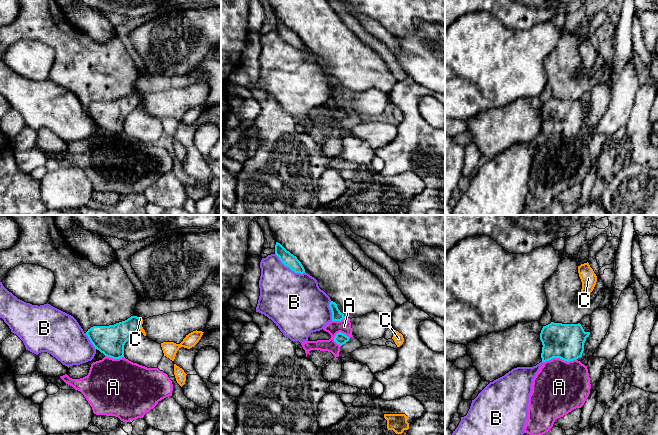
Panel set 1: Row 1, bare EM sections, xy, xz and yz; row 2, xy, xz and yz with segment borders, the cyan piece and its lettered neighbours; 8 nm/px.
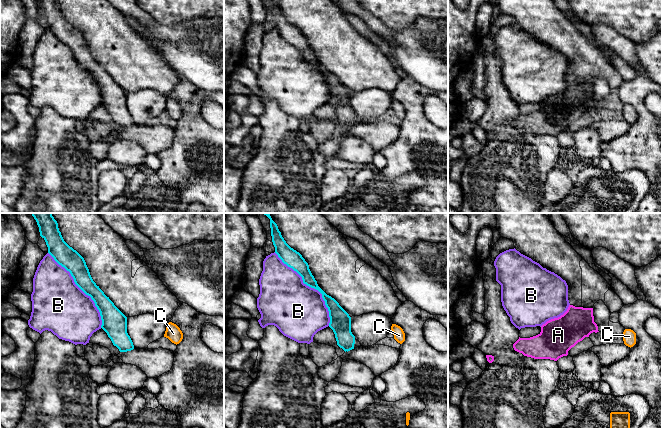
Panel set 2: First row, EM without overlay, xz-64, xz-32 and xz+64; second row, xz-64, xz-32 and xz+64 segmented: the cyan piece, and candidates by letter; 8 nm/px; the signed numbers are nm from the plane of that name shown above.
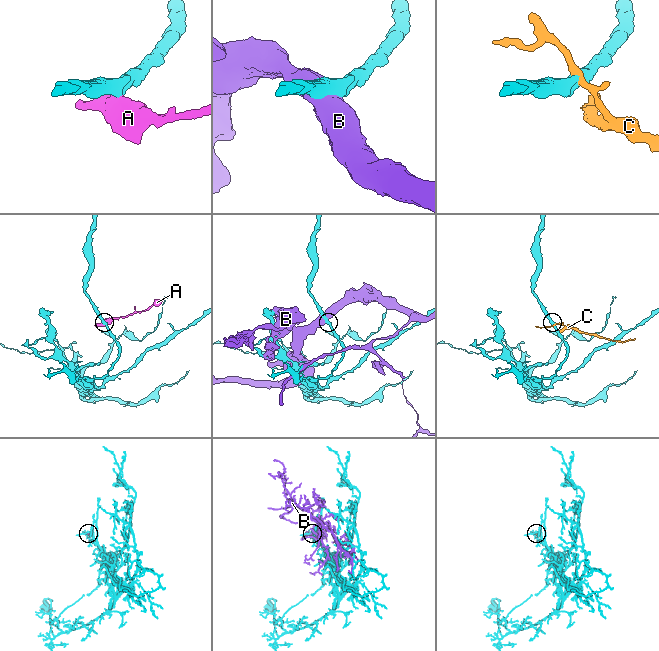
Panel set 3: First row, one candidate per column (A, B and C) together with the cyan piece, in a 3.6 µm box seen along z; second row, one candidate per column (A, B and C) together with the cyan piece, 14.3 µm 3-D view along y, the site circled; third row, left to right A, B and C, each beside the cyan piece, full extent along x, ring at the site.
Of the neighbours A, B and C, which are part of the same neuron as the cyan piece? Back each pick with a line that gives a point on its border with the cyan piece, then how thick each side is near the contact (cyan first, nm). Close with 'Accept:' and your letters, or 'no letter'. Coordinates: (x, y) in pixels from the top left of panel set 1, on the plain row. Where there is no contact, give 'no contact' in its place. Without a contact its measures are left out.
Accept: no letter

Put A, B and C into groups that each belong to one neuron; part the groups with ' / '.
A / B / C

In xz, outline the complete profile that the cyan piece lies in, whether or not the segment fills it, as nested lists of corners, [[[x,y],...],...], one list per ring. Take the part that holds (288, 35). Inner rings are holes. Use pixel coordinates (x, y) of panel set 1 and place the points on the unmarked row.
[[[276,18],[275,30],[279,33],[281,38],[289,43],[295,49],[303,50],[305,45],[296,32],[287,27],[280,19]]]

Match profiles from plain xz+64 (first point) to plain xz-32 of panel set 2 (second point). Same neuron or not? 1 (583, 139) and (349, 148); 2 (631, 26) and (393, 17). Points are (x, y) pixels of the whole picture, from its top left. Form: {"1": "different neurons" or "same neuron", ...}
{"1": "same neuron", "2": "same neuron"}

